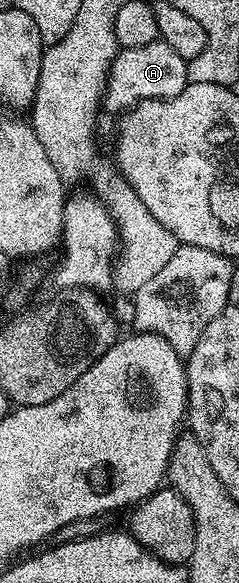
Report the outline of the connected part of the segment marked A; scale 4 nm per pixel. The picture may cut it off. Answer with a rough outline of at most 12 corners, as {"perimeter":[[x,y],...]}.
{"perimeter":[[157,40],[120,48],[102,106],[178,96],[188,62]]}

